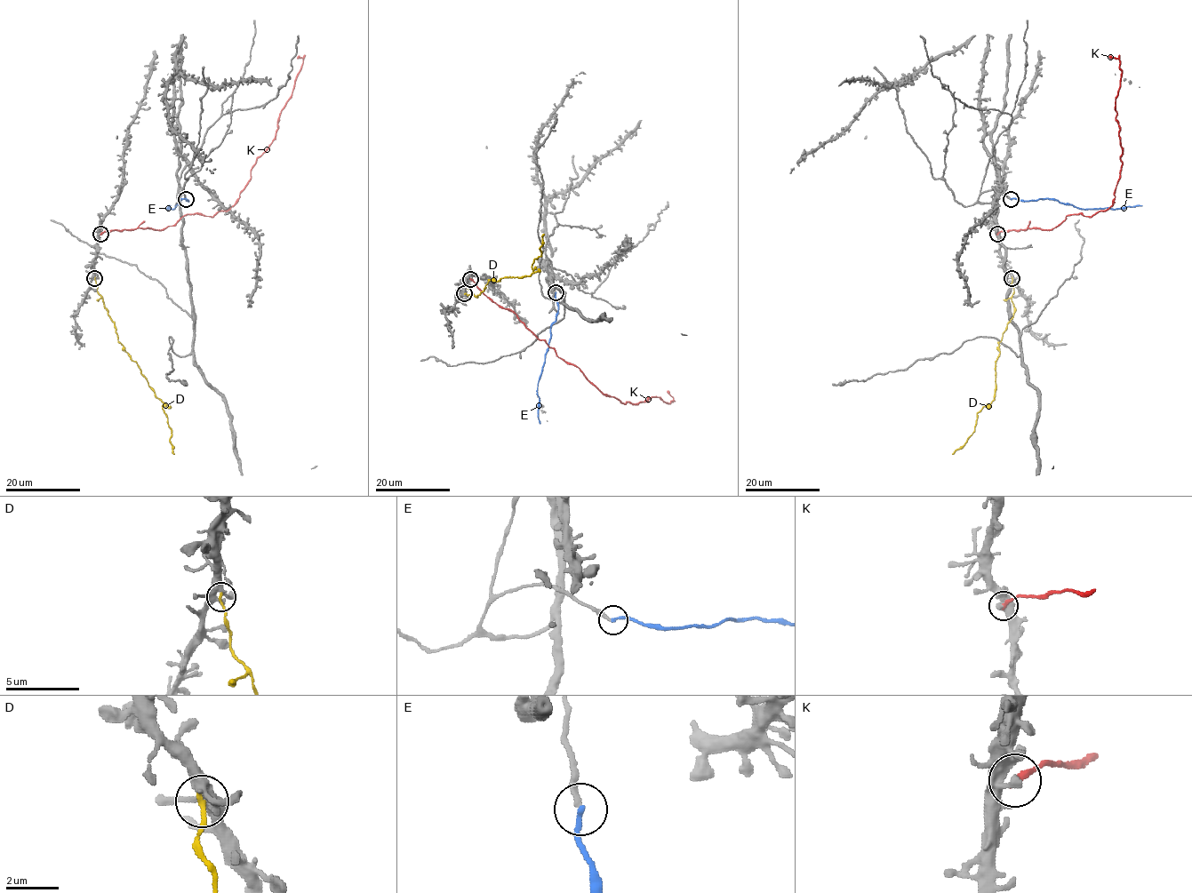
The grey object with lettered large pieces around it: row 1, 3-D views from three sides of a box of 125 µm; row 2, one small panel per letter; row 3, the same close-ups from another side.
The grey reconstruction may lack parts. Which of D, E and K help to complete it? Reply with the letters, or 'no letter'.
E

